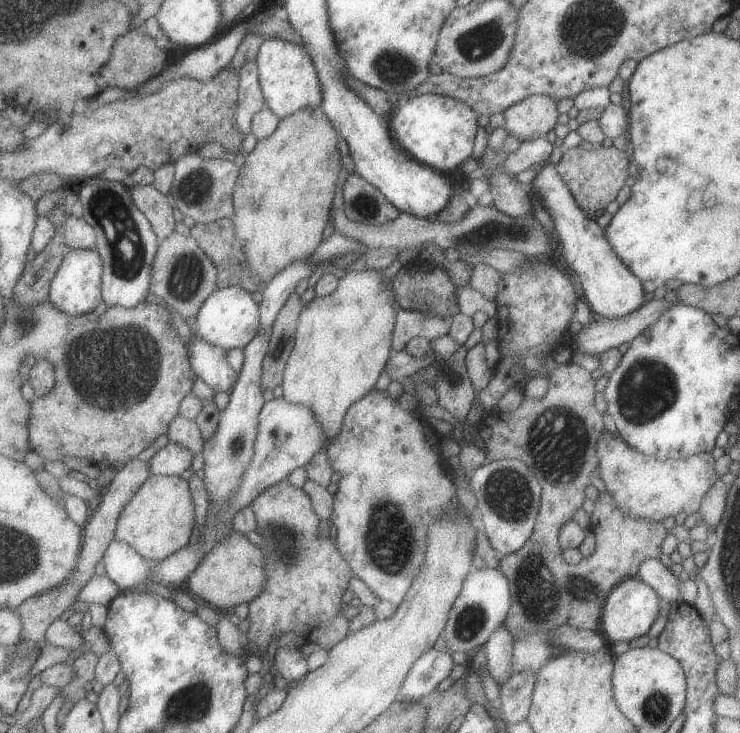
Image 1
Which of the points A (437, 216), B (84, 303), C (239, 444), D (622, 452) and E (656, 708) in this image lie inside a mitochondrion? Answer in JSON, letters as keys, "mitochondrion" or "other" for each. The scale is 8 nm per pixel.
{"A":"other","B":"other","C":"mitochondrion","D":"other","E":"mitochondrion"}

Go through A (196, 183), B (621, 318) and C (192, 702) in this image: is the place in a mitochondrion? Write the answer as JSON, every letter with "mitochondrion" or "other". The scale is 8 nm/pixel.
{"A":"mitochondrion","B":"other","C":"mitochondrion"}

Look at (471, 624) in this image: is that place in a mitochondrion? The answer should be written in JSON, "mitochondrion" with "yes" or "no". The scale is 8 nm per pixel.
{"mitochondrion":"yes"}

